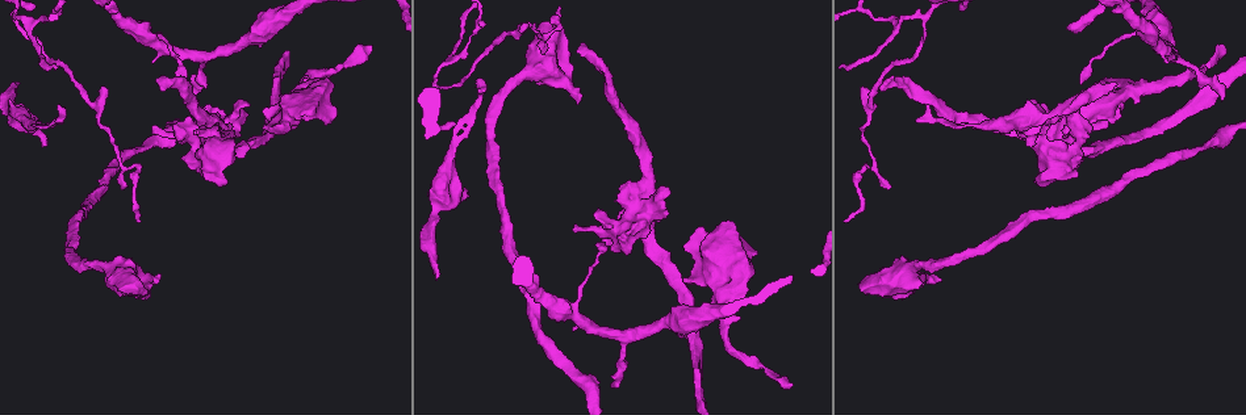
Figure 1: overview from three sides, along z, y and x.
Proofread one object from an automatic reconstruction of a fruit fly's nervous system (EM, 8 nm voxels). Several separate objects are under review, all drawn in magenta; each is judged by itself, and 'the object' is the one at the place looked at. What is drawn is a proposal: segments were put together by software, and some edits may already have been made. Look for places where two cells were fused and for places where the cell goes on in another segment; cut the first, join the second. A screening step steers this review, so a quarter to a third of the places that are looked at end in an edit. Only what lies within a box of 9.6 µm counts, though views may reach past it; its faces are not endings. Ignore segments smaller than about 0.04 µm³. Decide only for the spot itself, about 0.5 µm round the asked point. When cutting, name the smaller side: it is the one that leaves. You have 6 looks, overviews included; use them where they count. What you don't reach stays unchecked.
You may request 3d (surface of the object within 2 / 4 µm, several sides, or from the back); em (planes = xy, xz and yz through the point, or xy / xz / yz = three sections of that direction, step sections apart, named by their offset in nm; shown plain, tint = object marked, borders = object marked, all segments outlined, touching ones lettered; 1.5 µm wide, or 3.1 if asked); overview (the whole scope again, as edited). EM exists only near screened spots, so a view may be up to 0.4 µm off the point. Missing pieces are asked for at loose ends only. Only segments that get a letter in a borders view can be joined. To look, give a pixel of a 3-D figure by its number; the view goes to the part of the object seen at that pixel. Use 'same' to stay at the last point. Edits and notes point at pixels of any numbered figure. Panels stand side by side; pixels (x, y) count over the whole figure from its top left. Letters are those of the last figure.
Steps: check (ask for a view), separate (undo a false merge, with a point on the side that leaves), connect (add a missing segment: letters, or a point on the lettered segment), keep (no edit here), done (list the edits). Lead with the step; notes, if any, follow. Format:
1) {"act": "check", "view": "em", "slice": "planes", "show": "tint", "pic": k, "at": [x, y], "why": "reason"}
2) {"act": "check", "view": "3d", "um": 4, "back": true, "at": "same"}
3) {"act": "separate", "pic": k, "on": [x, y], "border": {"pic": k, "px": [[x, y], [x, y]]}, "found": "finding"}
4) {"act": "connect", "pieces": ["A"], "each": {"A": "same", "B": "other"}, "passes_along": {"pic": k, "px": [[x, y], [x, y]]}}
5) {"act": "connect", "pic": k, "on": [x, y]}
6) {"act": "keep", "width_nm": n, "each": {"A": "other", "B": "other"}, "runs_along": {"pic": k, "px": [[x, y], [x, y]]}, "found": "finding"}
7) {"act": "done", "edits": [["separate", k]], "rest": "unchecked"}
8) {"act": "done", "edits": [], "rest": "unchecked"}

{"act": "check", "view": "em", "slice": "planes", "show": "borders", "pic": 1, "at": [44, 145], "why": "free end"}

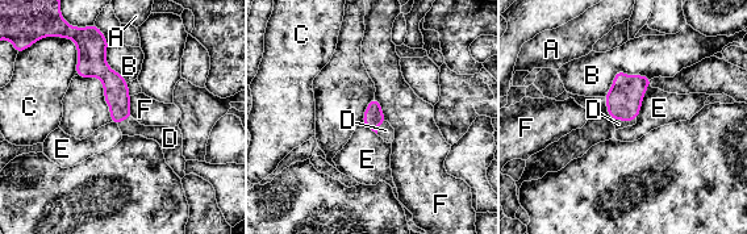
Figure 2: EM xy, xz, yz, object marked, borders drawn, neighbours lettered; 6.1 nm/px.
{"act": "connect", "pieces": ["D"], "width_nm": 130, "each": {"A": "other", "B": "other", "C": "other", "D": "same", "E": "other", "F": "other"}, "passes_along": {"pic": 2, "px": [[624, 100], [625, 122], [618, 124]]}, "found": "it goes on there"}

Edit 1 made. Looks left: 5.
{"act": "check", "view": "3d", "um": 2, "back": true, "pic": 1, "at": [1035, 183]}

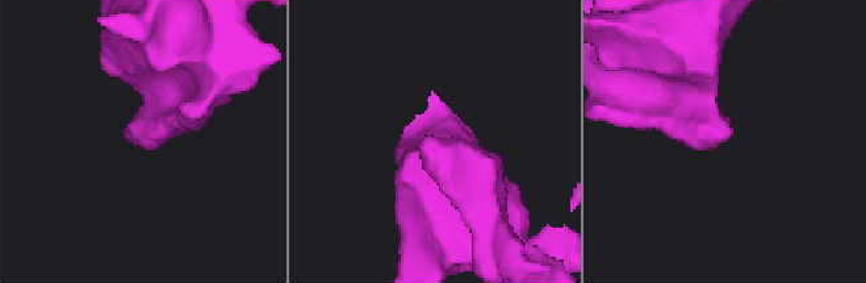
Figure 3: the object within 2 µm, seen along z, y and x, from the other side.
{"act": "check", "view": "em", "slice": "yz", "step": 8, "show": "tint", "pic": 3, "at": [422, 145], "why": "shape alone is not enough"}

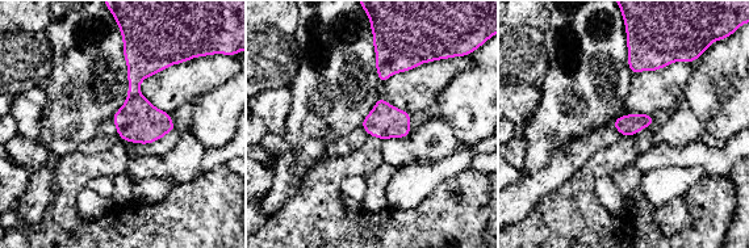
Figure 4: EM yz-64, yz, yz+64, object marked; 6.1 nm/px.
{"act": "check", "view": "em", "slice": "planes", "show": "borders", "at": "same", "why": "another direction"}

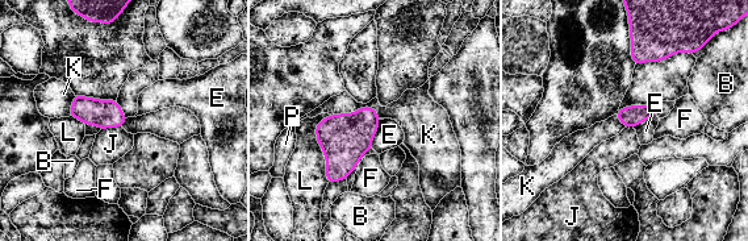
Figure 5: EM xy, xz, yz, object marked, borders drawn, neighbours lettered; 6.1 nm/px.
{"act": "keep", "longest_contact_nm": ["L", 420], "each": {"B": "other", "E": "other", "F": "other", "J": "other", "K": "other", "L": "other", "P": "other"}, "border": {"pic": 5, "px": [[330, 115], [372, 107], [380, 117]]}, "found": "no lettered segment goes on from it"}

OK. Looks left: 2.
{"act": "check", "view": "em", "slice": "planes", "show": "borders", "pic": 1, "at": [150, 296], "why": "thick end"}

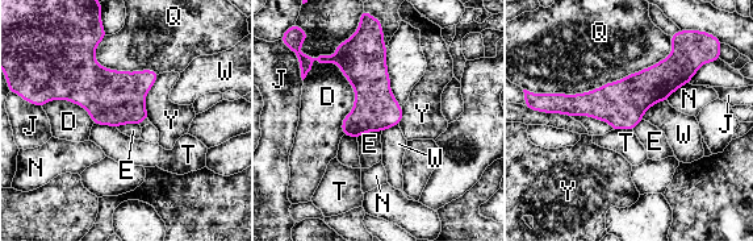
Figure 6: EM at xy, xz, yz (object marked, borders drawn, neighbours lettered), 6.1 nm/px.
{"act": "keep", "each": {"D": "other", "E": "other", "J": "other", "N": "other", "Q": "other", "T": "other", "W": "other", "Y": "other"}, "border": {"pic": 6, "px": [[159, 74], [146, 95], [147, 119]]}, "found": "no lettered segment goes on from it"}

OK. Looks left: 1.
{"act": "done", "edits": [["connect", 2]], "rest": "unchecked"}

